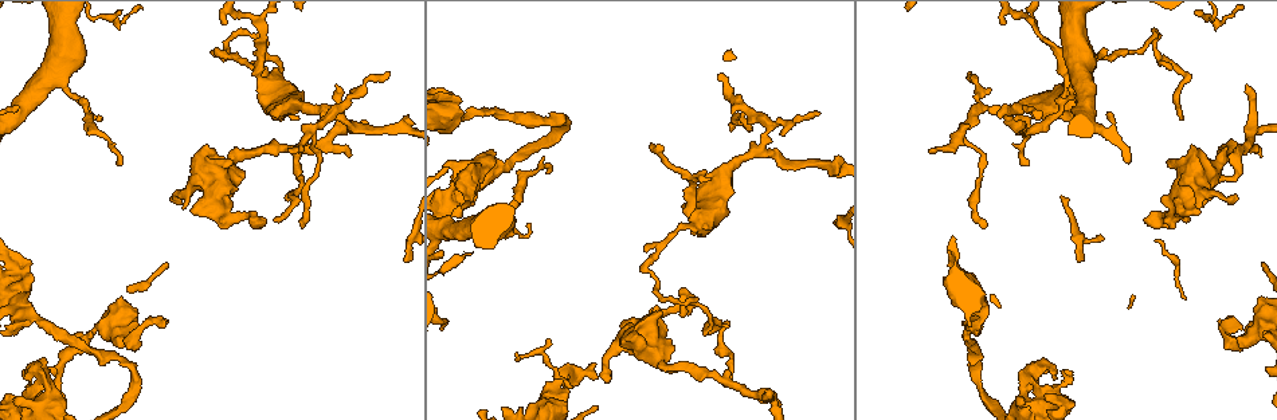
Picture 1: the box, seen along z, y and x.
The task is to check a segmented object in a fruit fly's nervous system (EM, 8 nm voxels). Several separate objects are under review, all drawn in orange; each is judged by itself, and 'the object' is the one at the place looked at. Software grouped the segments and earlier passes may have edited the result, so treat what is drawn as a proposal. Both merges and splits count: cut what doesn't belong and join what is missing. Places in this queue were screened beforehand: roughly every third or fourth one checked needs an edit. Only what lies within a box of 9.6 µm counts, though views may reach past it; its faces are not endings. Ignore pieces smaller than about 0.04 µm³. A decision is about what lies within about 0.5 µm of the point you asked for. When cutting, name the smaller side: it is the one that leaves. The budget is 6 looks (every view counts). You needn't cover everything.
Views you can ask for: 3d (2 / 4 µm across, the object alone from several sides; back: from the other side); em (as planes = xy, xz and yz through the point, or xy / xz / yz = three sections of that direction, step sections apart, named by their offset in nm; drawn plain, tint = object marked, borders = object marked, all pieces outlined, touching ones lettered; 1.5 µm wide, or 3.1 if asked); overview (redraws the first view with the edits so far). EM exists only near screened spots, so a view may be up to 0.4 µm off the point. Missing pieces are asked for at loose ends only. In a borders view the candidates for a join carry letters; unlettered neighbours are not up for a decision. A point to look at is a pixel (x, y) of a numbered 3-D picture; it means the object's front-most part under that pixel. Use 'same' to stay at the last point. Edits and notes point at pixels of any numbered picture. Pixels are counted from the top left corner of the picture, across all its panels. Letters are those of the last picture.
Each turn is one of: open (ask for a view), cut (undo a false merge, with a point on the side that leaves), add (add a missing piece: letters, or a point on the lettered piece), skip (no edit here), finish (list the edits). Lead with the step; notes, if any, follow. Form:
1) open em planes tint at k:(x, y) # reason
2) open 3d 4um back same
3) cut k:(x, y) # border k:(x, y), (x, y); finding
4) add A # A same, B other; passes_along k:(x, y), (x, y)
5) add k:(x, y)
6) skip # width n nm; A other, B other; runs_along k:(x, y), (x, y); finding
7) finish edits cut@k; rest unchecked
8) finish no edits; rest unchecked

open 3d 4um at 1:(1246, 86)

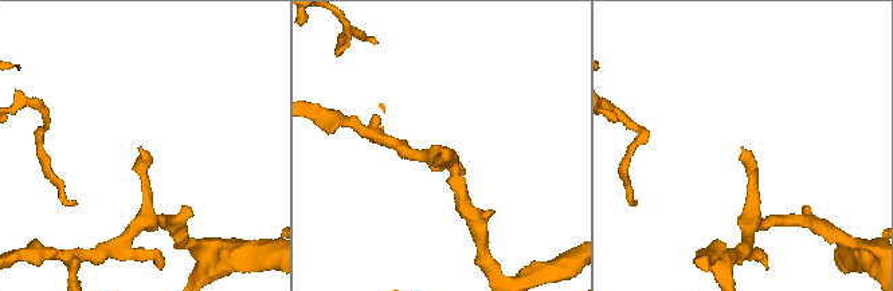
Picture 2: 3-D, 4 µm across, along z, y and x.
open em planes borders at 2:(742, 149)

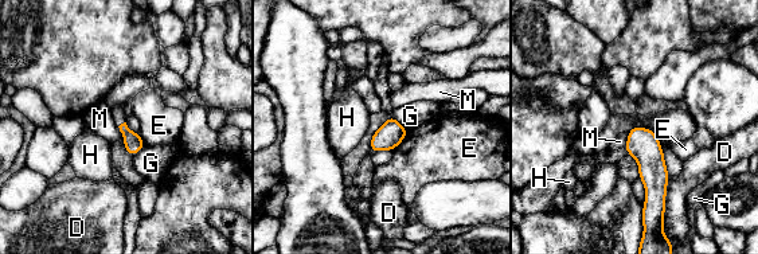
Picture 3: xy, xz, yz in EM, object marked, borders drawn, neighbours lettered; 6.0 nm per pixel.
skip # longest_contact D 240 nm; D other, E other, G other, H other, M other; no lettered piece goes on from it

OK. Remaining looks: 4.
open em yz step 8 tint at 1:(295, 120) # tapers out

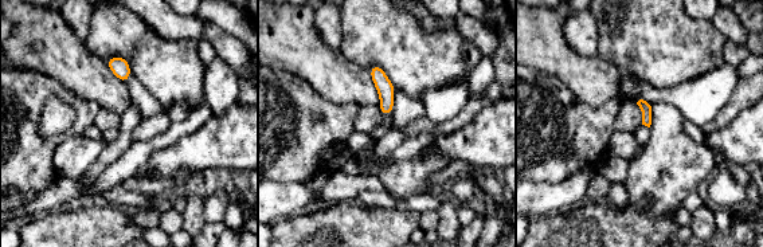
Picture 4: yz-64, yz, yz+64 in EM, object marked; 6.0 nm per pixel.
open em yz step 8 borders same

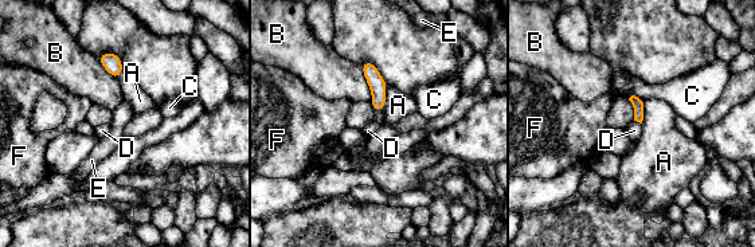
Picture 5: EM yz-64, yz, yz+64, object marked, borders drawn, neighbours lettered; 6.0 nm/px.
skip # A other, B other, C other, D other, E other, F other; runs_along 5:(367, 65), (378, 85), (379, 108); no lettered piece goes on from it

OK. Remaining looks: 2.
open em planes borders at 1:(1166, 226) # free end

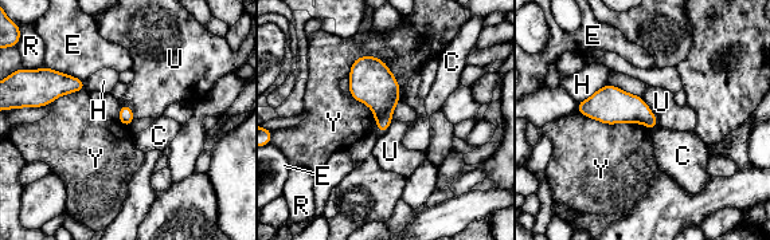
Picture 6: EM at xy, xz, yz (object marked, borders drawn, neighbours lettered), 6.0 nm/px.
skip # width 90 nm; longest_contact Y 380 nm; C other, E other, H other, R other, U other, Y other; no lettered piece goes on from it

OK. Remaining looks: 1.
finish no edits; rest unchecked

